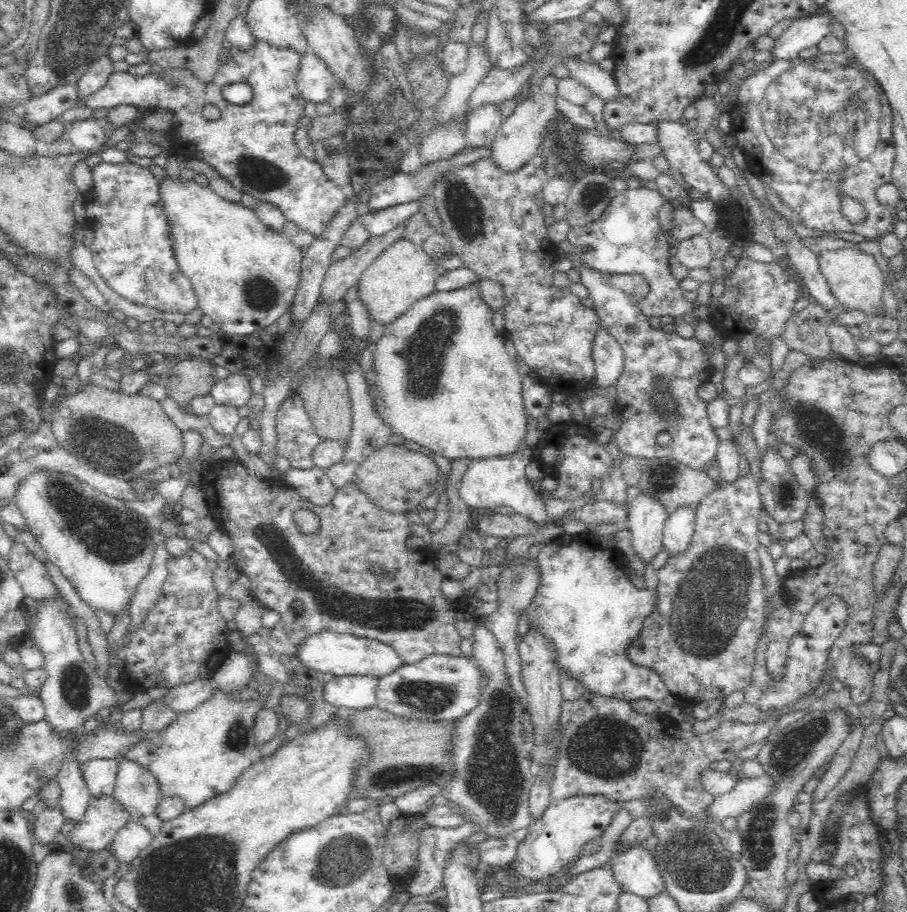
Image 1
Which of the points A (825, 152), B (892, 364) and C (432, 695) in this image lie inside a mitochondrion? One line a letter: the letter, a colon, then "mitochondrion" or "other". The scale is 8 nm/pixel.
A: mitochondrion
B: other
C: mitochondrion

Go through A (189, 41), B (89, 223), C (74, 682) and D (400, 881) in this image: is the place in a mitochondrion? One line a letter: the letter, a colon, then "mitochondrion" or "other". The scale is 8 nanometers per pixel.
A: other
B: other
C: mitochondrion
D: other

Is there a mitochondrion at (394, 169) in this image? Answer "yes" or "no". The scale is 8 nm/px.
no

